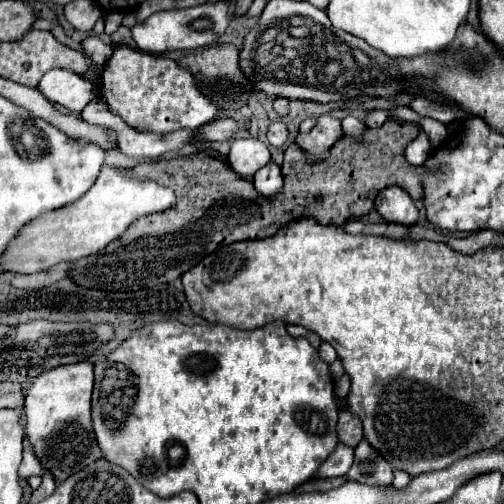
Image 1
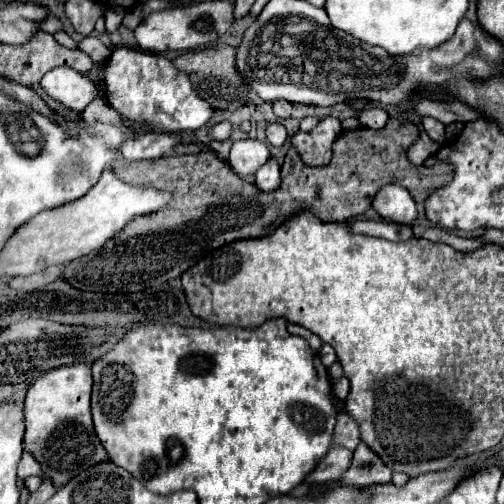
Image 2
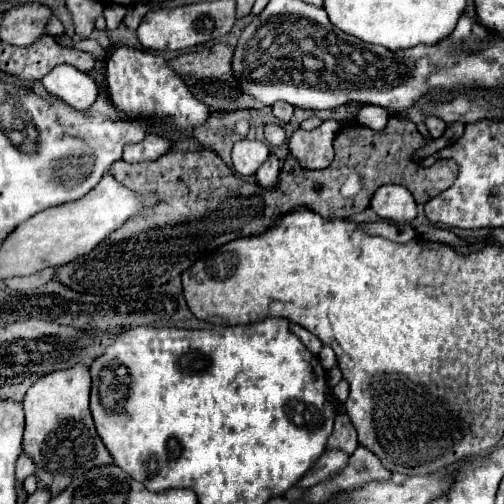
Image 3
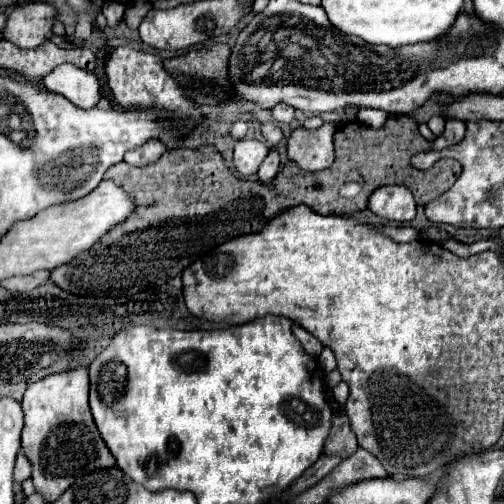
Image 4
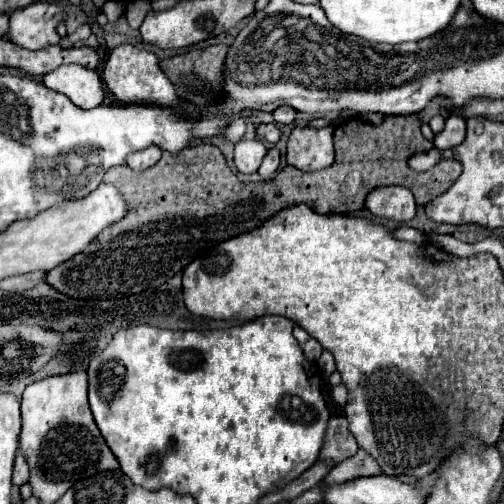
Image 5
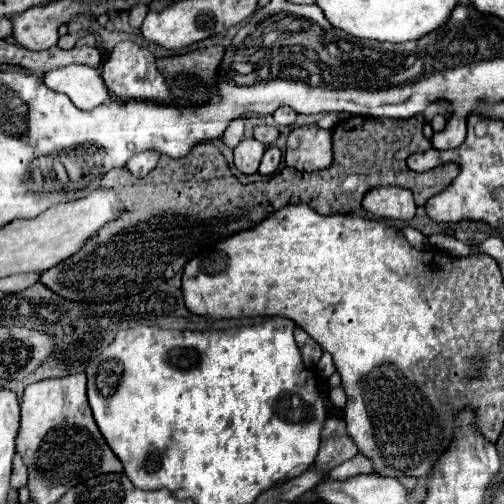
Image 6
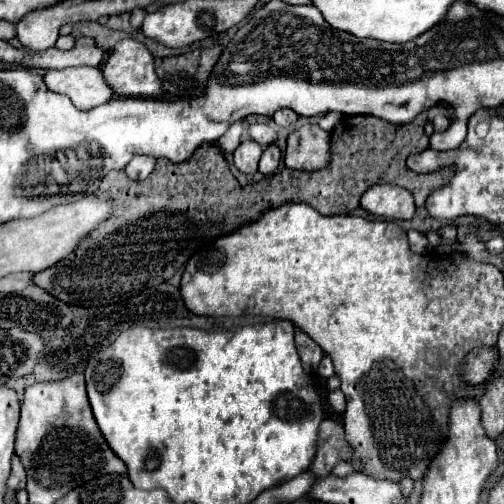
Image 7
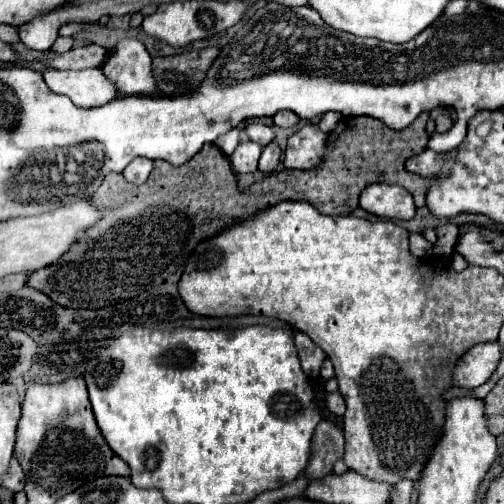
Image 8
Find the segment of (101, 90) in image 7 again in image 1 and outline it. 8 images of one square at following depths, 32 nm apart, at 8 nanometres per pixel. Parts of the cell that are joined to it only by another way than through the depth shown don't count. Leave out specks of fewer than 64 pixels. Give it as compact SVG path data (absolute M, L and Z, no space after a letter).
M56 68L56 70L48 70L40 84L38 90L54 104L64 106L66 110L80 114L84 110L84 106L96 96L94 86L80 78L78 74L64 70L64 68Z

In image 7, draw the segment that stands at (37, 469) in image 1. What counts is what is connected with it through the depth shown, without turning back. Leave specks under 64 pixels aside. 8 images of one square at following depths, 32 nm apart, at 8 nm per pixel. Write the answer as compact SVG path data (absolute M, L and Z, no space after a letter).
M18 456L12 458L12 472L10 472L10 478L8 478L8 486L12 490L20 490L20 488L26 486L26 472L24 472L24 466L22 466Z

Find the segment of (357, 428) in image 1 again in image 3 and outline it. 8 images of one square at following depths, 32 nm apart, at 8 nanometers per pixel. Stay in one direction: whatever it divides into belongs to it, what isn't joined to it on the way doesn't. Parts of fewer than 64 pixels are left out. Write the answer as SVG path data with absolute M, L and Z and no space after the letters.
M338 414L334 432L328 440L328 448L342 448L348 454L352 454L356 450L356 446L358 446L358 432L356 432L352 420L348 418L348 414Z

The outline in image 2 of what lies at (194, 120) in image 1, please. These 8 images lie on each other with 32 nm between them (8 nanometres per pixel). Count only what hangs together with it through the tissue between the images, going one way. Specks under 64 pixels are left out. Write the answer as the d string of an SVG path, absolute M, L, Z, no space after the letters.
M114 48L104 70L108 104L134 128L148 128L154 132L198 130L214 116L214 108L196 94L190 76L176 70L174 62L162 54Z

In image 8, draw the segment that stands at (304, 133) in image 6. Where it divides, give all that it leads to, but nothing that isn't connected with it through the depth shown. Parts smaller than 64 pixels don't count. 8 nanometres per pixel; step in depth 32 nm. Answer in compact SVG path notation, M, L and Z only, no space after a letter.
M306 124L288 138L284 152L284 166L298 170L318 168L324 160L328 134L322 132L316 124Z

